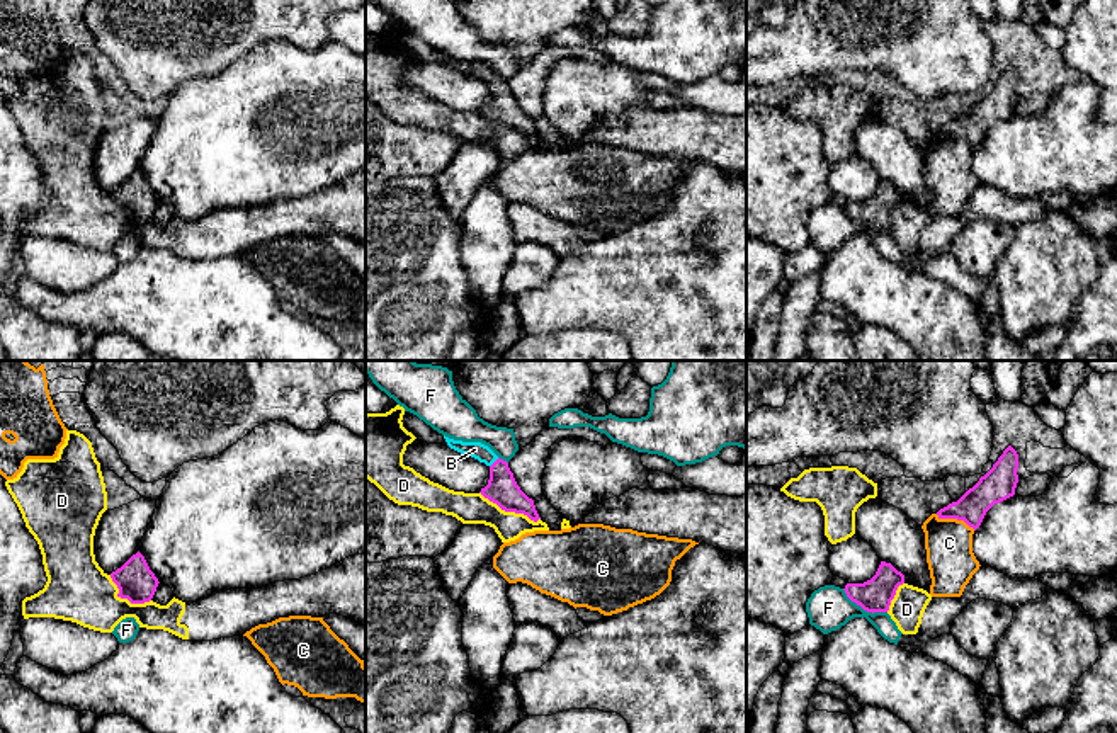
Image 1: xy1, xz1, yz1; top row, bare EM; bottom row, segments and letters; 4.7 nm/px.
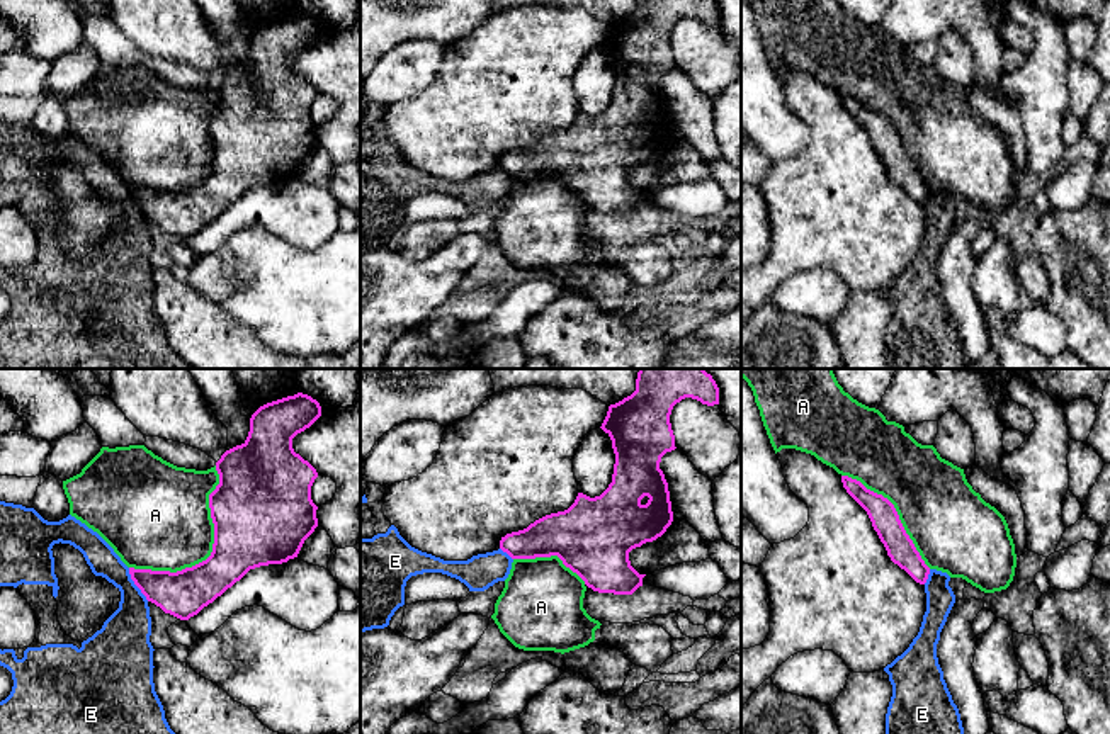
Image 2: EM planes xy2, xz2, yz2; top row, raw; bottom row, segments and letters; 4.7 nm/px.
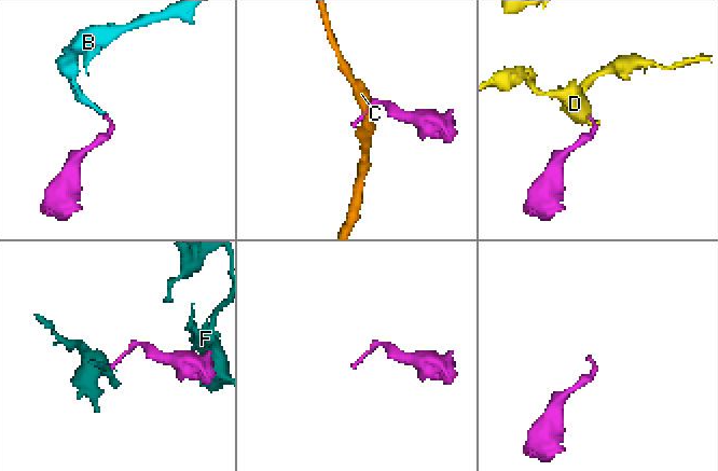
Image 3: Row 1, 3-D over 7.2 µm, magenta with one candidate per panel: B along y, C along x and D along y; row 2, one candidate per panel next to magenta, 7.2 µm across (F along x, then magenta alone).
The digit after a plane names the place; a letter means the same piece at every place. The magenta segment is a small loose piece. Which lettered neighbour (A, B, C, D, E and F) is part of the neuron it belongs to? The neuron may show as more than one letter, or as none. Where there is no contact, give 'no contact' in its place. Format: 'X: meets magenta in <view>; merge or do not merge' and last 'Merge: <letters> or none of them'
A: meets magenta in xy2; do not merge
B: meets magenta in xz1; merge
C: meets magenta in yz1; do not merge
D: meets magenta in xz1; do not merge
E: meets magenta in xy2; do not merge
F: meets magenta in yz1; do not merge
Merge: B

